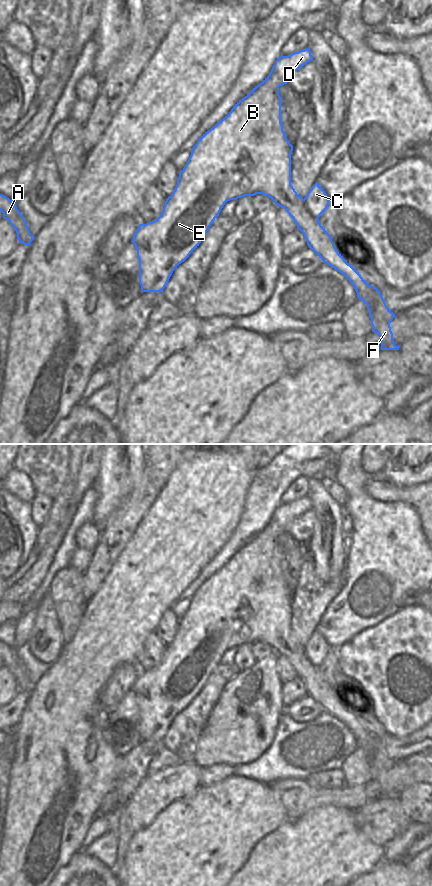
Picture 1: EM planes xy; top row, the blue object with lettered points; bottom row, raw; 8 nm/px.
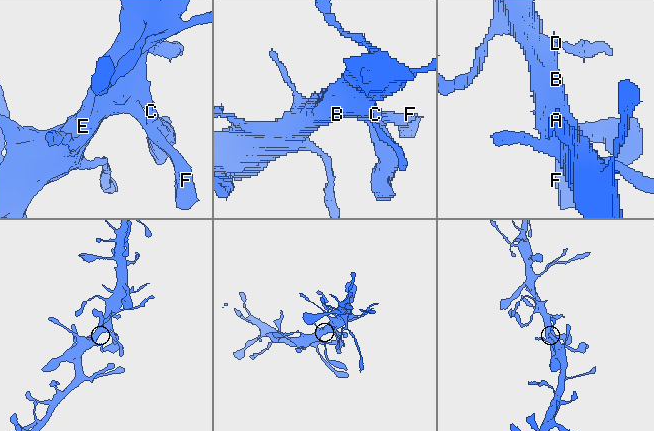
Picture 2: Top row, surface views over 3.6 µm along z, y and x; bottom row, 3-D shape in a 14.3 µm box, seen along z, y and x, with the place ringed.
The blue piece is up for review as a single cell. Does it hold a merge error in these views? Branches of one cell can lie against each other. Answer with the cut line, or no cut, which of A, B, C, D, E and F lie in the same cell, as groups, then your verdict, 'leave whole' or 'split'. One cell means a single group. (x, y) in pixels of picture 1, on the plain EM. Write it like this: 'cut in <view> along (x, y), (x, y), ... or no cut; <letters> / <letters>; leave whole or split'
no cut; A B C D E F; leave whole

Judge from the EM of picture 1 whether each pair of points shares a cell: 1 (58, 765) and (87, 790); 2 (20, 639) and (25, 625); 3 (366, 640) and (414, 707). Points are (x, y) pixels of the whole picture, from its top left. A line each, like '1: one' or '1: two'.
1: one
2: one
3: one

